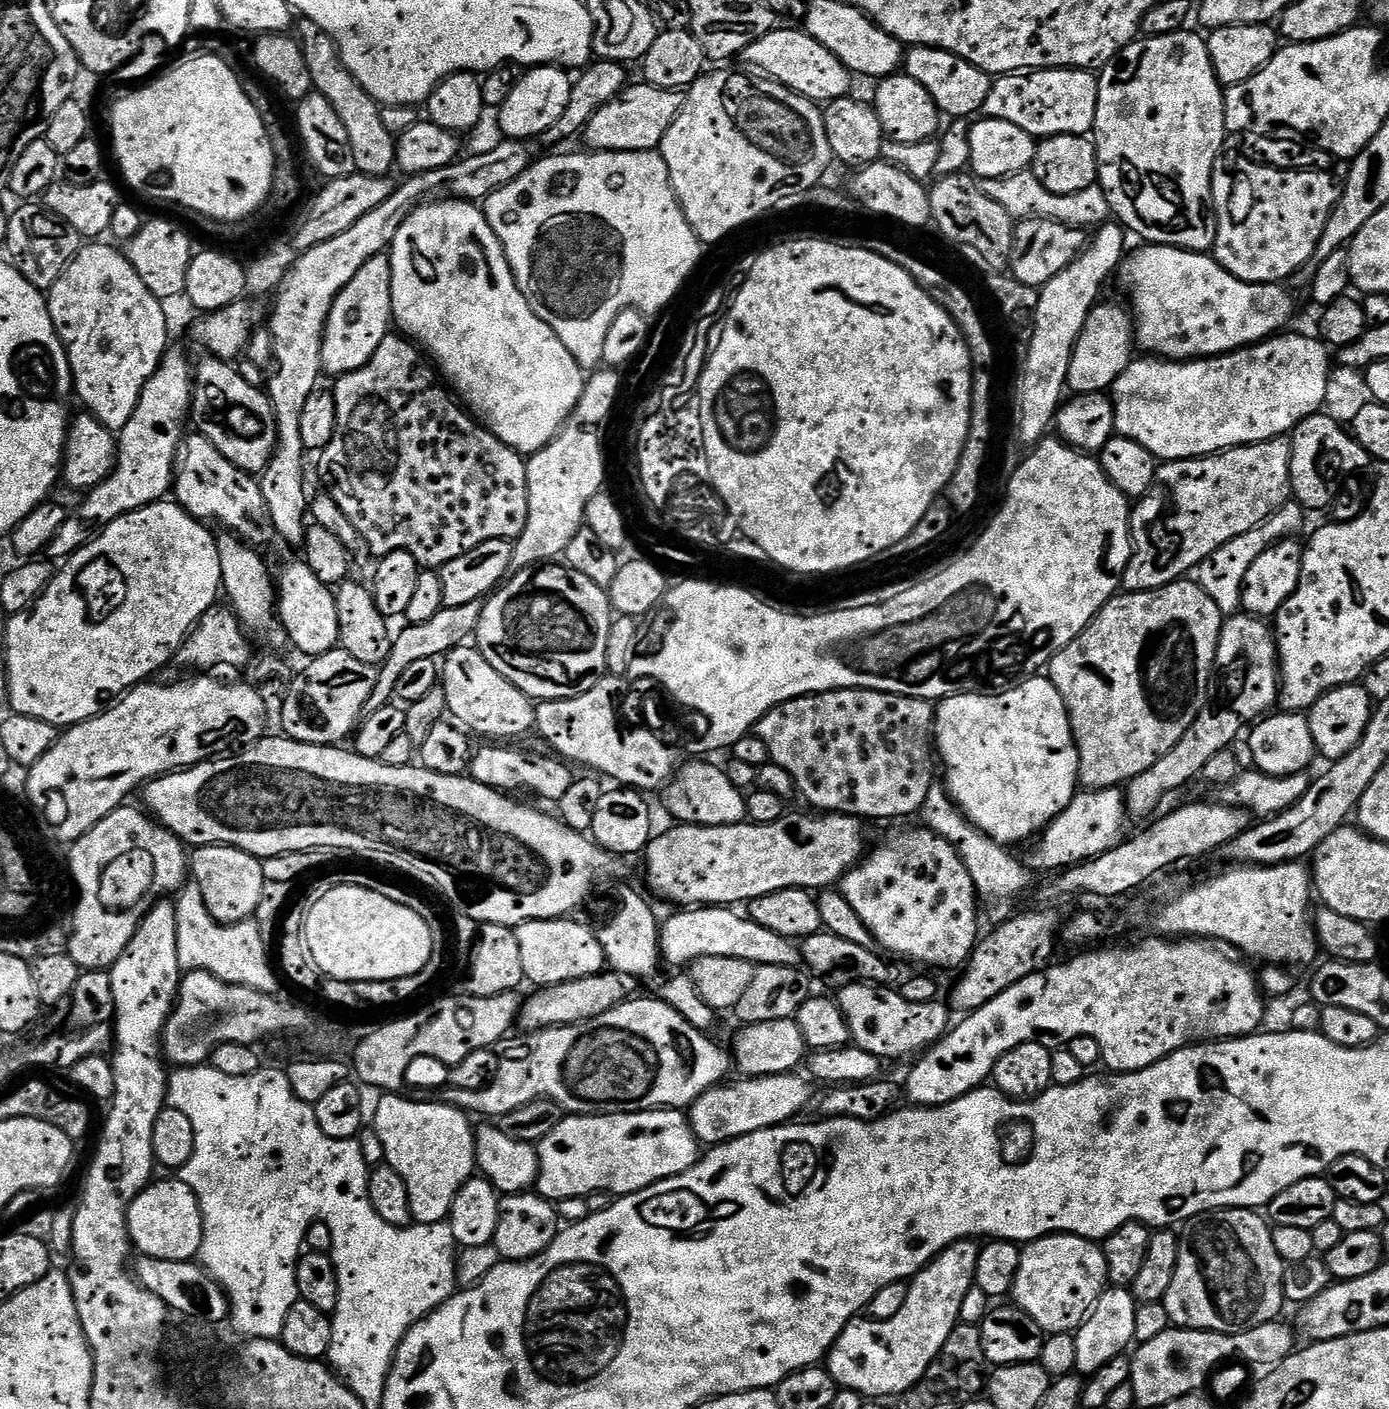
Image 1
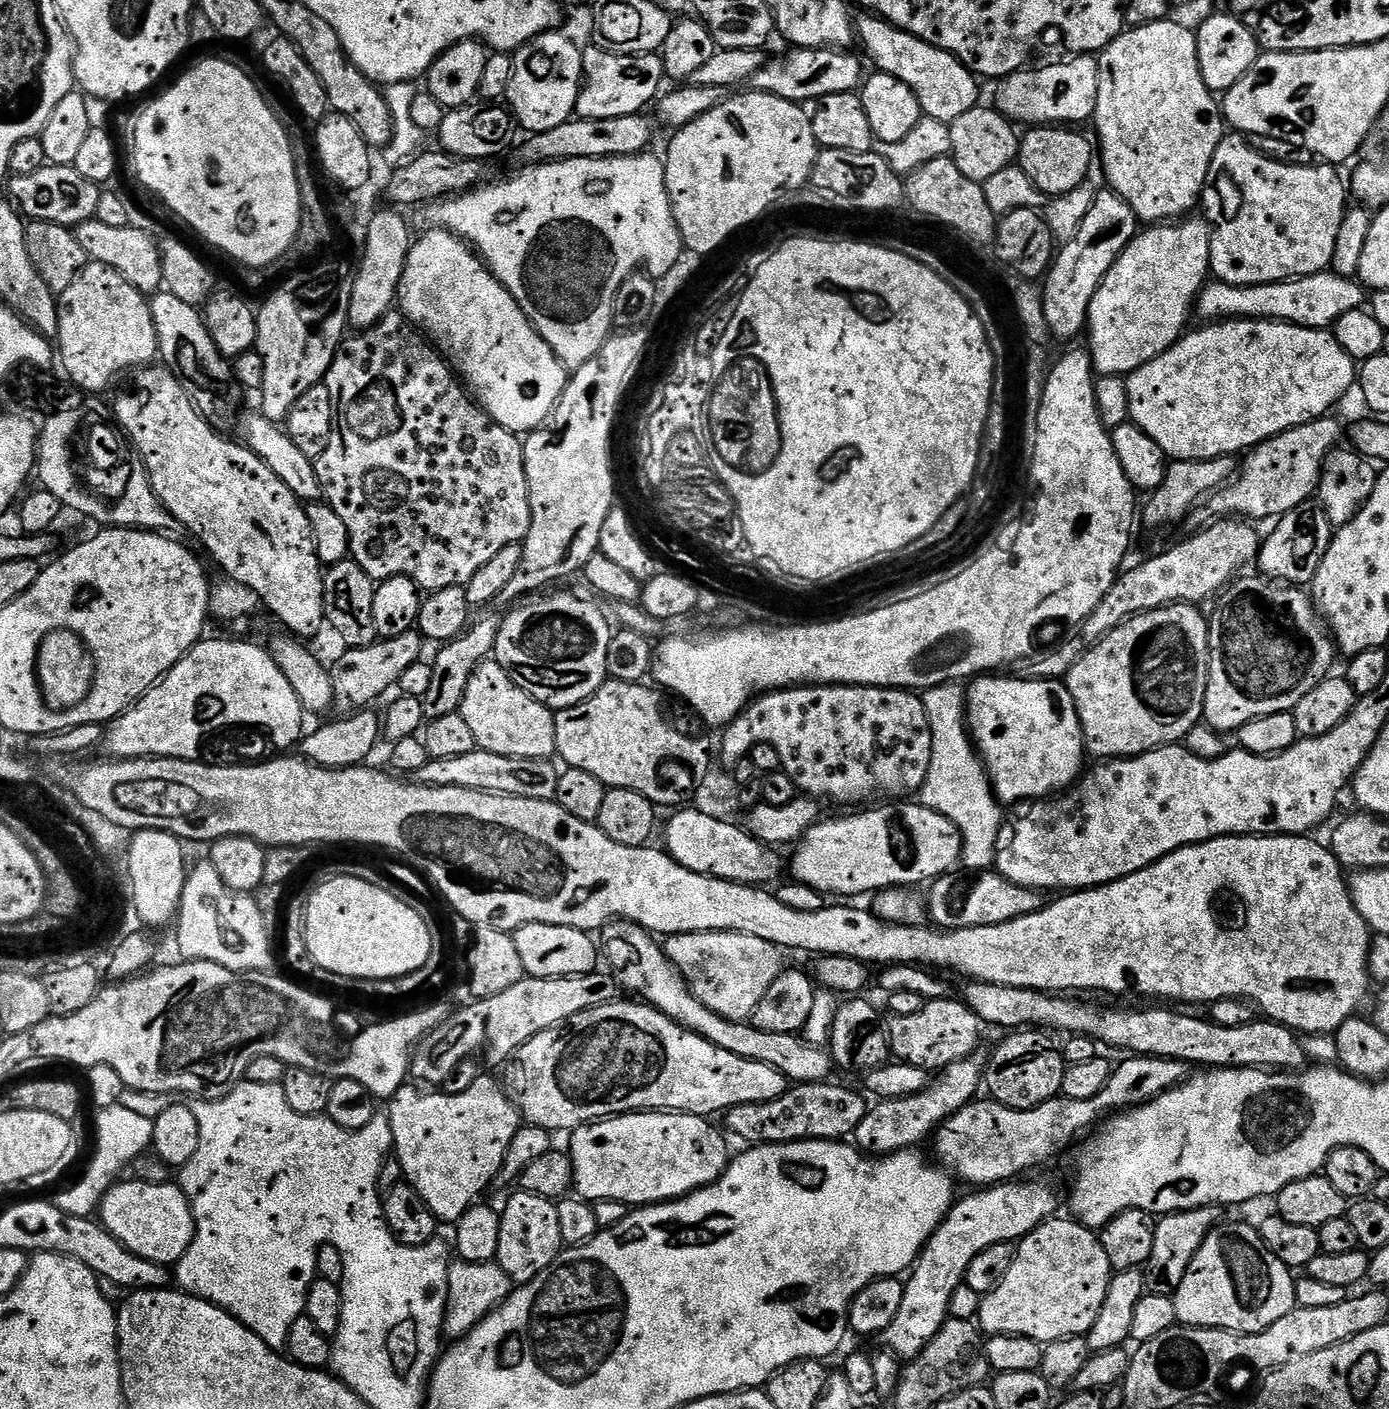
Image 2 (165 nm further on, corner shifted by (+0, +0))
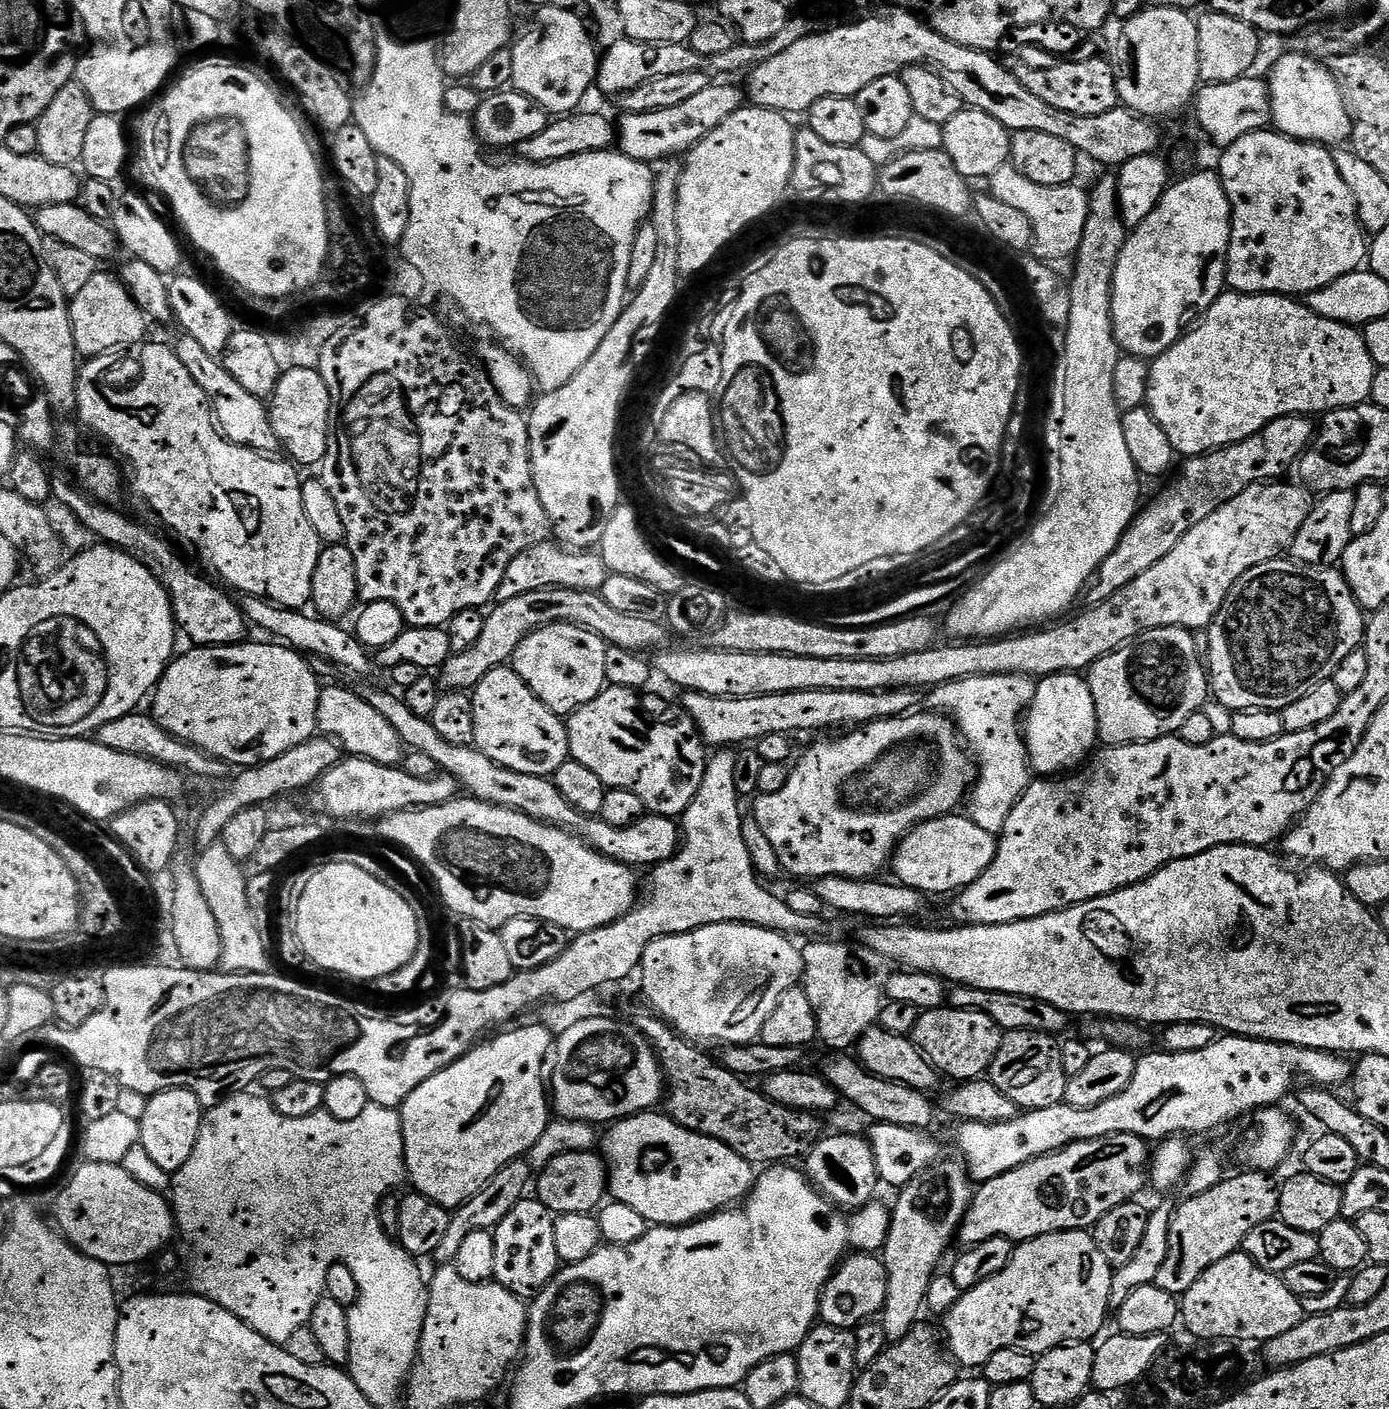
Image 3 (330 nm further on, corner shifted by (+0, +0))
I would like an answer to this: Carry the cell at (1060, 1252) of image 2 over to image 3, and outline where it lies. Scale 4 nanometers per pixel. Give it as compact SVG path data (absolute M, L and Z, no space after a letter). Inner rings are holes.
M1084 1230L1051 1232L1017 1243L1006 1270L967 1289L943 1317L946 1347L957 1365L964 1367L965 1364L968 1368L980 1370L992 1355L998 1354L998 1350L1021 1348L1023 1352L1039 1354L1063 1344L1095 1341L1105 1331L1104 1319L1110 1316L1108 1303L1113 1271L1112 1265L1102 1258L1102 1250L1098 1250L1096 1241Z

